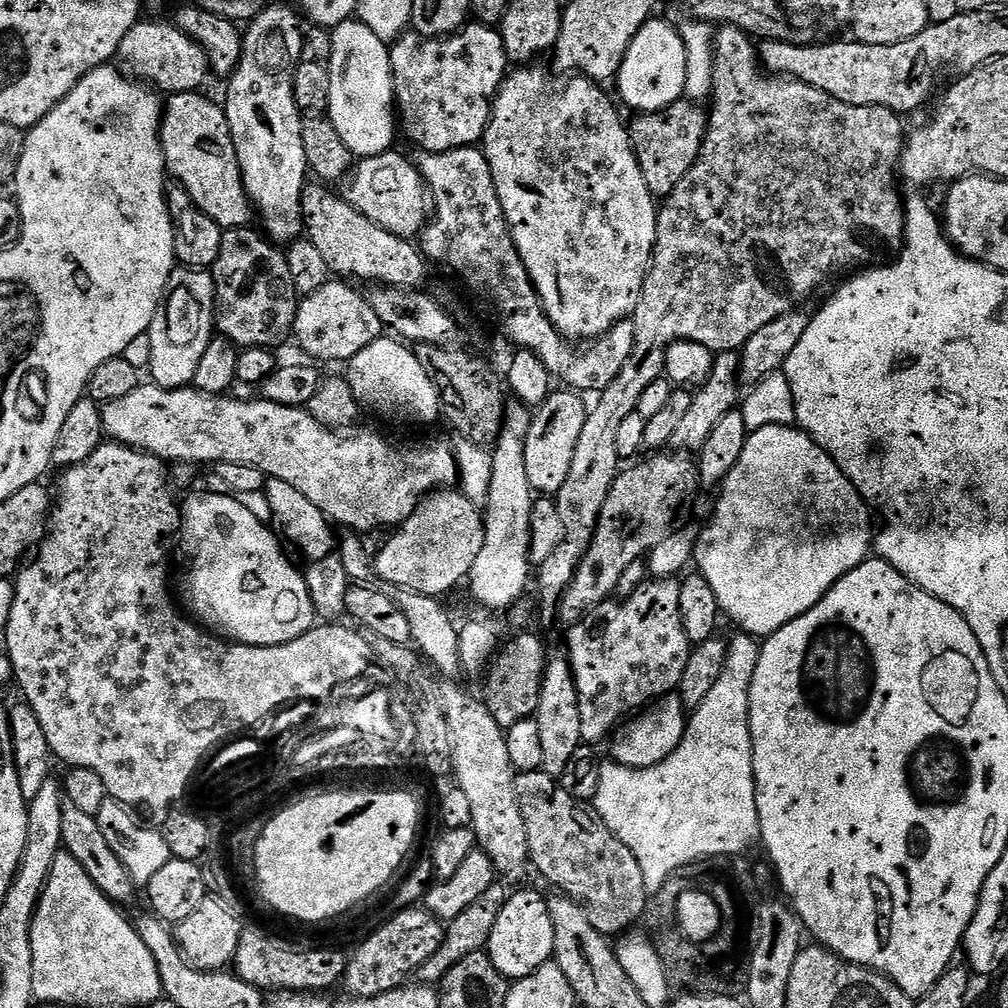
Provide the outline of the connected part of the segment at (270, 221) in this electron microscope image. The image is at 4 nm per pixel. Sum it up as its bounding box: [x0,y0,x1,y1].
[222,2,310,246]

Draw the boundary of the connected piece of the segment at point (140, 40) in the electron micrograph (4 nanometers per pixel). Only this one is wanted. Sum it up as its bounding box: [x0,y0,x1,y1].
[118,20,210,94]

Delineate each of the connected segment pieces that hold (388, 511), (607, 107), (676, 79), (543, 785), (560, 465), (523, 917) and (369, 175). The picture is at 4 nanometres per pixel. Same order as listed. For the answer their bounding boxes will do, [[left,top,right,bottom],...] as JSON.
[[102,382,457,534],[482,66,658,342],[614,18,688,114],[515,770,650,936],[524,390,590,498],[486,892,554,982],[346,150,430,237]]

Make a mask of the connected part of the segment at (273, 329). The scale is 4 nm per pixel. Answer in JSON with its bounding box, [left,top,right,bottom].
[210,228,298,350]

